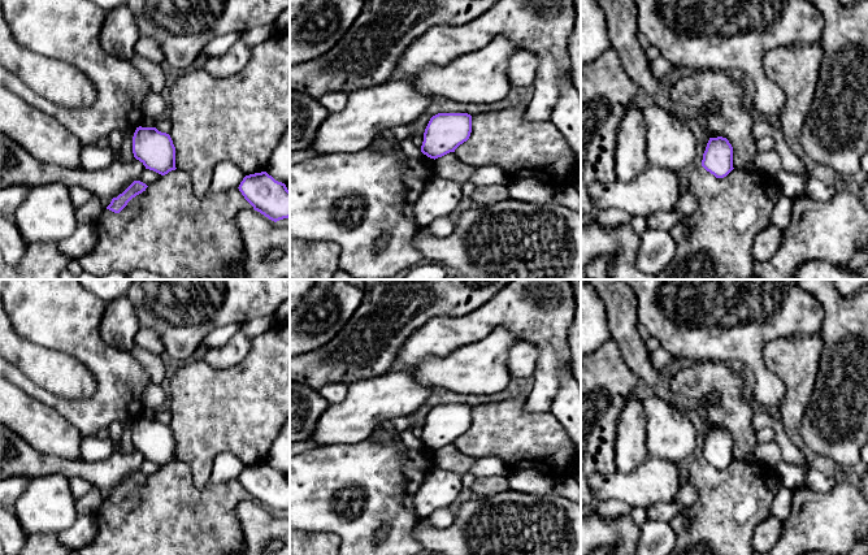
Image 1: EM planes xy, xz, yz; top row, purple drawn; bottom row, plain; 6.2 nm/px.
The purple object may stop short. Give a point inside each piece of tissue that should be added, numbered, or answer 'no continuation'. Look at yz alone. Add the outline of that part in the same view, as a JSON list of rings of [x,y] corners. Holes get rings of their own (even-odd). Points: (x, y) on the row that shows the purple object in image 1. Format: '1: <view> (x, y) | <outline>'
no continuation

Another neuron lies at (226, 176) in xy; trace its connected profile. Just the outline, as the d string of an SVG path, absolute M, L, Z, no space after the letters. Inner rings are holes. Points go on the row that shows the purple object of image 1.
M229 161L218 162L213 170L211 191L225 191L238 188L246 174L235 164Z

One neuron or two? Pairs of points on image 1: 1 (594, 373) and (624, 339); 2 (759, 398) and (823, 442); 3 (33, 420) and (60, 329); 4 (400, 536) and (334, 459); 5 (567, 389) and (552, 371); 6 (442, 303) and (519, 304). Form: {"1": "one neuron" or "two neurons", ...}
{"1": "two neurons", "2": "two neurons", "3": "two neurons", "4": "one neuron", "5": "two neurons", "6": "two neurons"}

